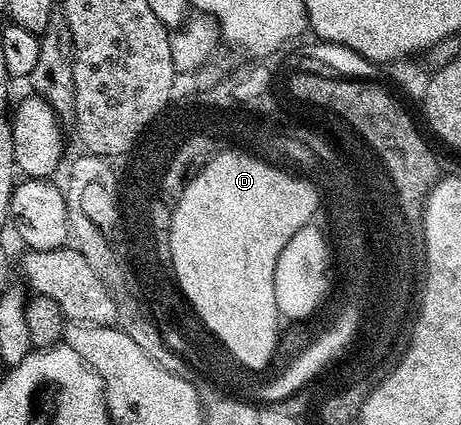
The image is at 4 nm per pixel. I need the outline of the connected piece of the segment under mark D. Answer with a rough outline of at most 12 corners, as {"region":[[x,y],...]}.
{"region":[[221,150],[172,213],[175,271],[238,364],[273,348],[297,175]]}

